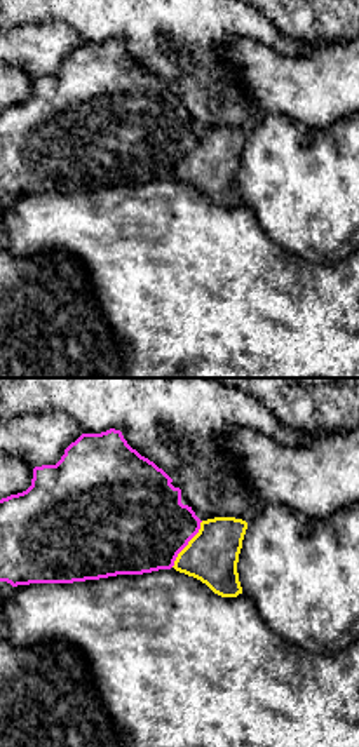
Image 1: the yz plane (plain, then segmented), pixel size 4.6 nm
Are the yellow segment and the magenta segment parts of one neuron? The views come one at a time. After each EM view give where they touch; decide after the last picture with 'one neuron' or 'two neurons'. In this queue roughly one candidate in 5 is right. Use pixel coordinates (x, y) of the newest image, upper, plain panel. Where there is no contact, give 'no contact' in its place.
(189, 154)

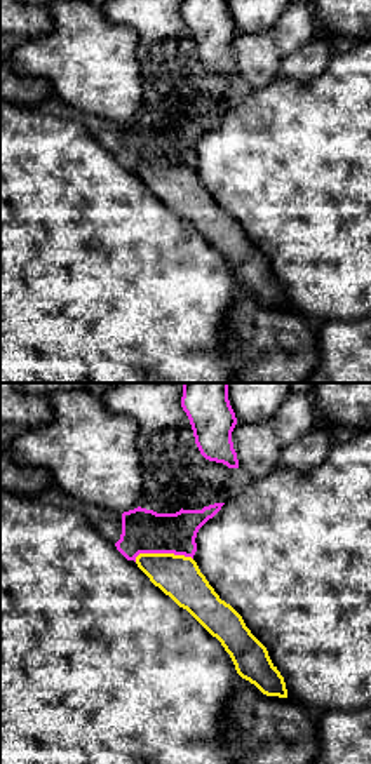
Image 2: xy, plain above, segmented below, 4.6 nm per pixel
(164, 164)

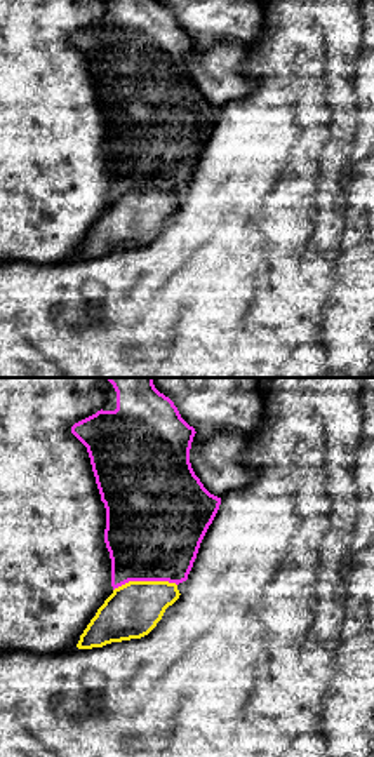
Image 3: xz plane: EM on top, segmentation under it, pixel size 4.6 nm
(145, 192)

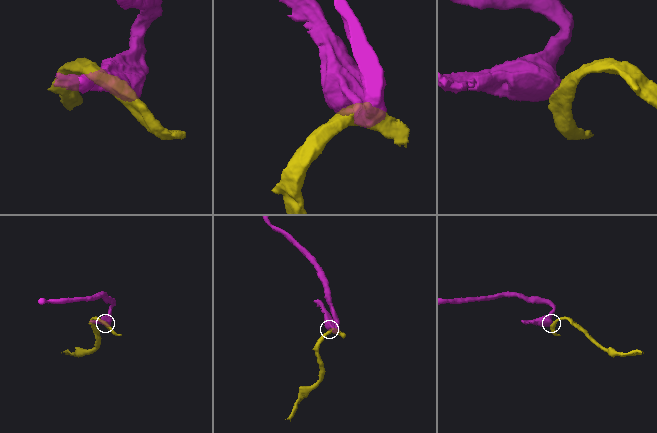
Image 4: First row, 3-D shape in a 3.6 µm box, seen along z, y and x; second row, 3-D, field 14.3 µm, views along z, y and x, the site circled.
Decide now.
two neurons

